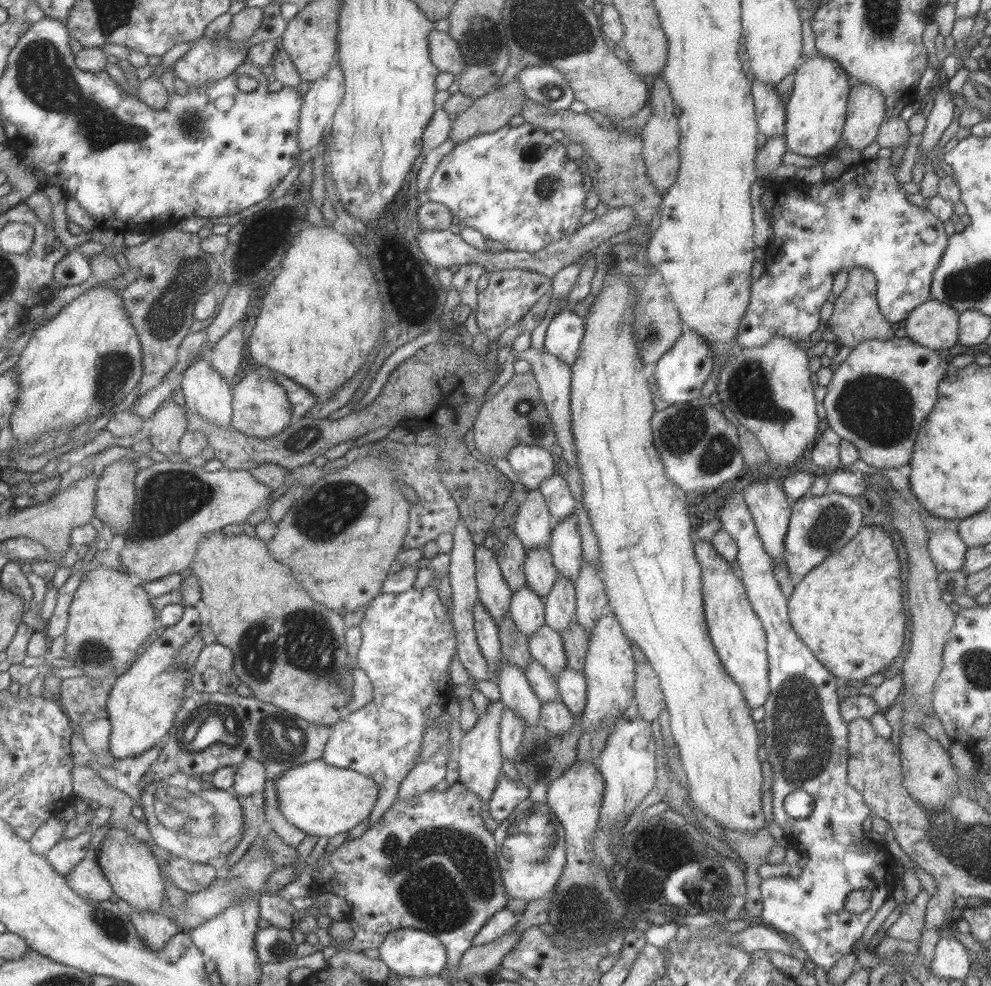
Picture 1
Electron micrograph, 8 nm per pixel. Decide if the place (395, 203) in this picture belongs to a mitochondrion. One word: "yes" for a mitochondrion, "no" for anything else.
no

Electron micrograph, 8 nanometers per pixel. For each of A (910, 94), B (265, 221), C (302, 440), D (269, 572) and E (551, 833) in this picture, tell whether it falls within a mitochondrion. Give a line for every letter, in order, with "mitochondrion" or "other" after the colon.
A: other
B: other
C: mitochondrion
D: other
E: mitochondrion

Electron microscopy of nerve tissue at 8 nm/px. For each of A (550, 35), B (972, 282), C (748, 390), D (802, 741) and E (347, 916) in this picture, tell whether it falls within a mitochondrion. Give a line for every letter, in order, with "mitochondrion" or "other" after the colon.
A: mitochondrion
B: mitochondrion
C: mitochondrion
D: mitochondrion
E: other

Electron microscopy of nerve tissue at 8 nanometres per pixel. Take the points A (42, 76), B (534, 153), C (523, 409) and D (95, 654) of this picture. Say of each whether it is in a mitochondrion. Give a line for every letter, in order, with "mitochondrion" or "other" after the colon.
A: mitochondrion
B: mitochondrion
C: mitochondrion
D: mitochondrion

